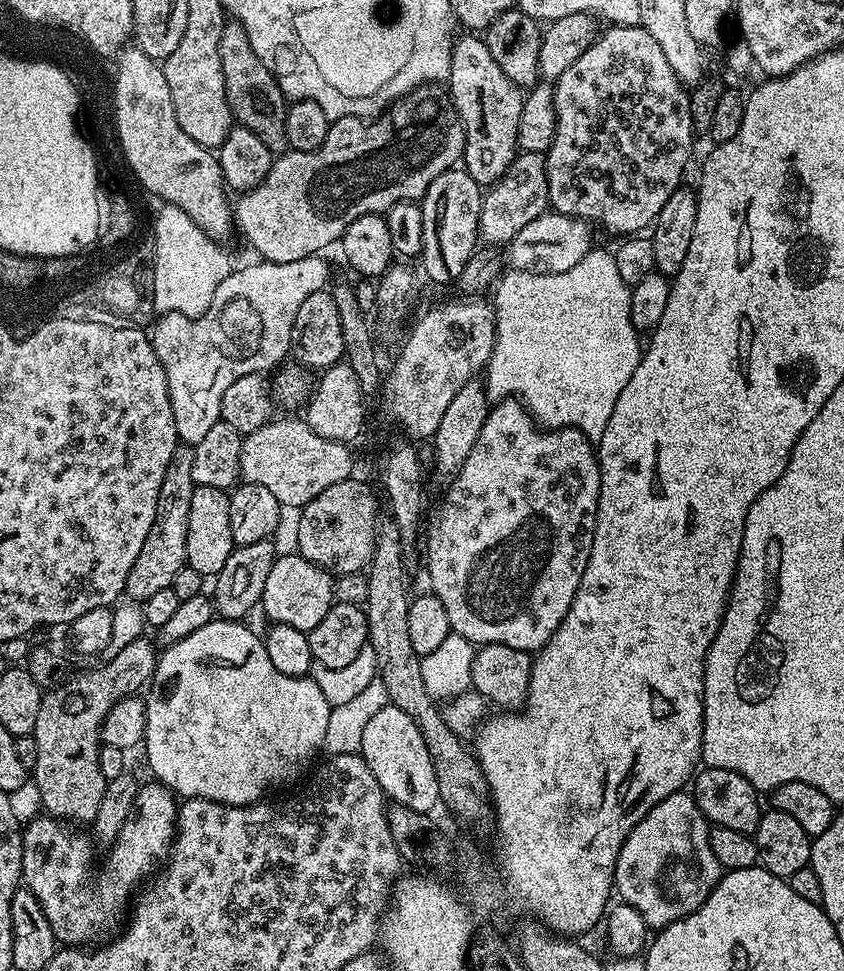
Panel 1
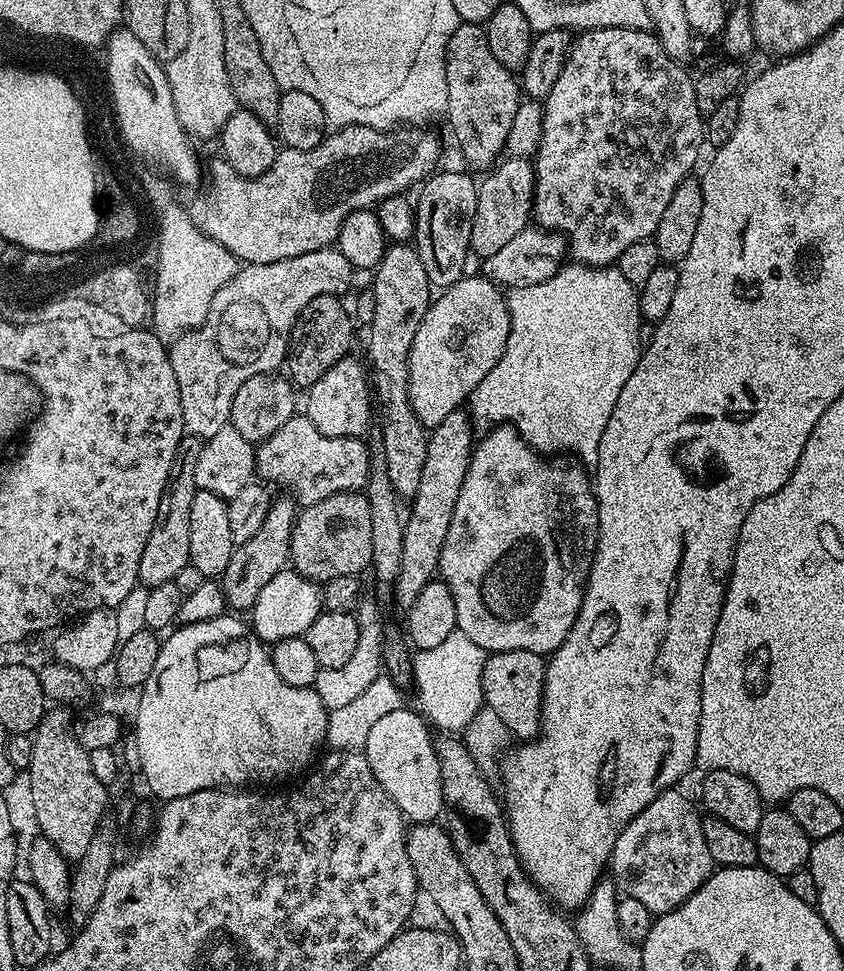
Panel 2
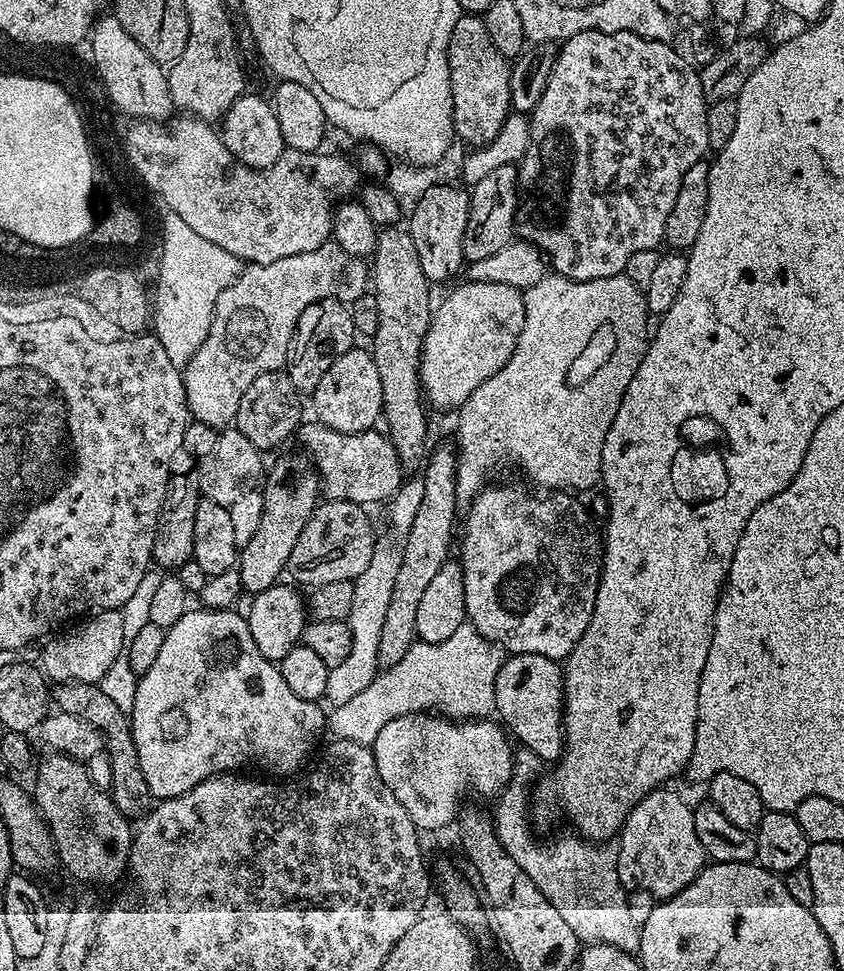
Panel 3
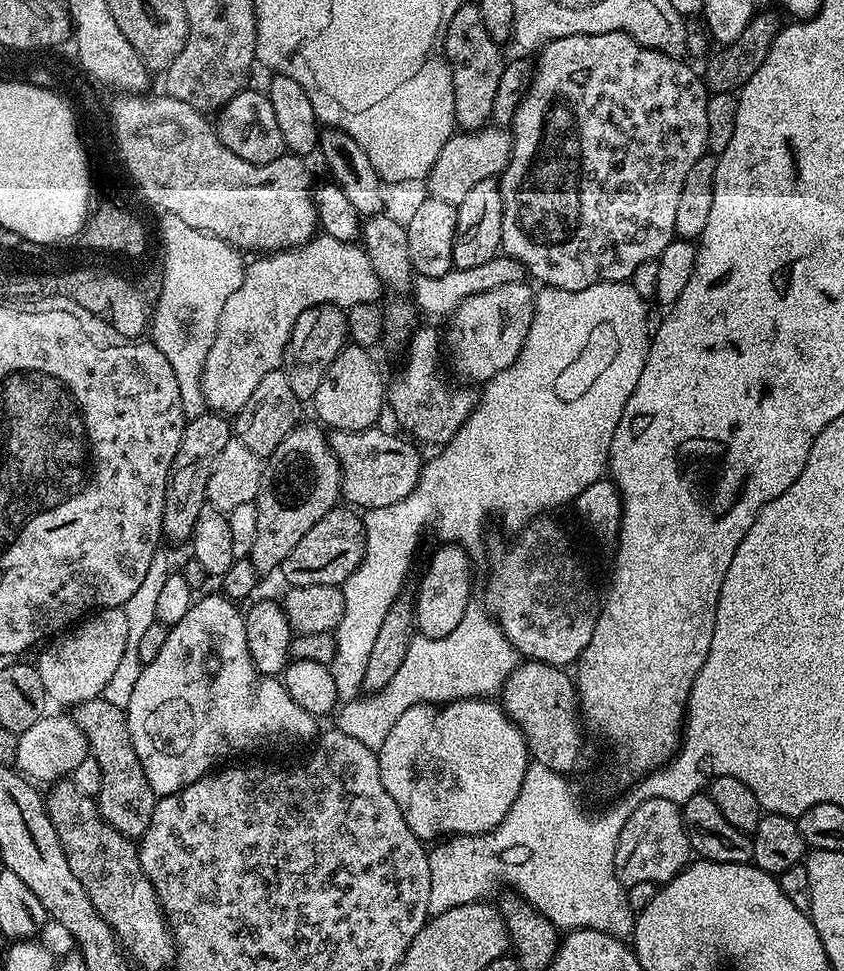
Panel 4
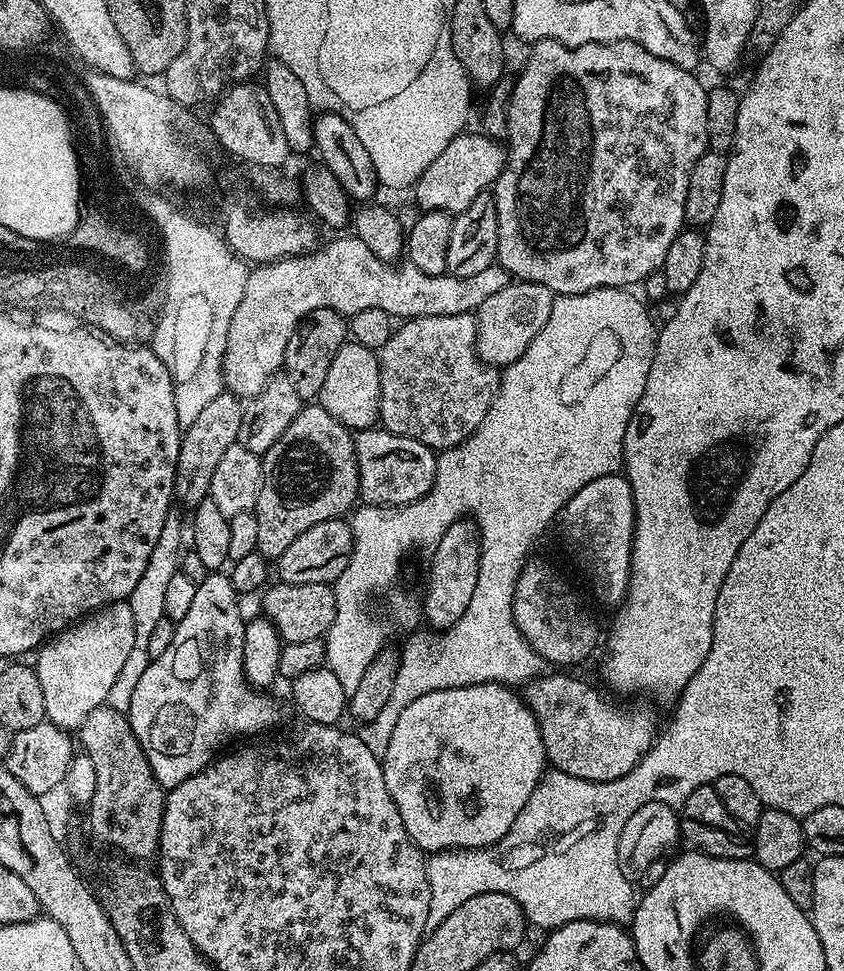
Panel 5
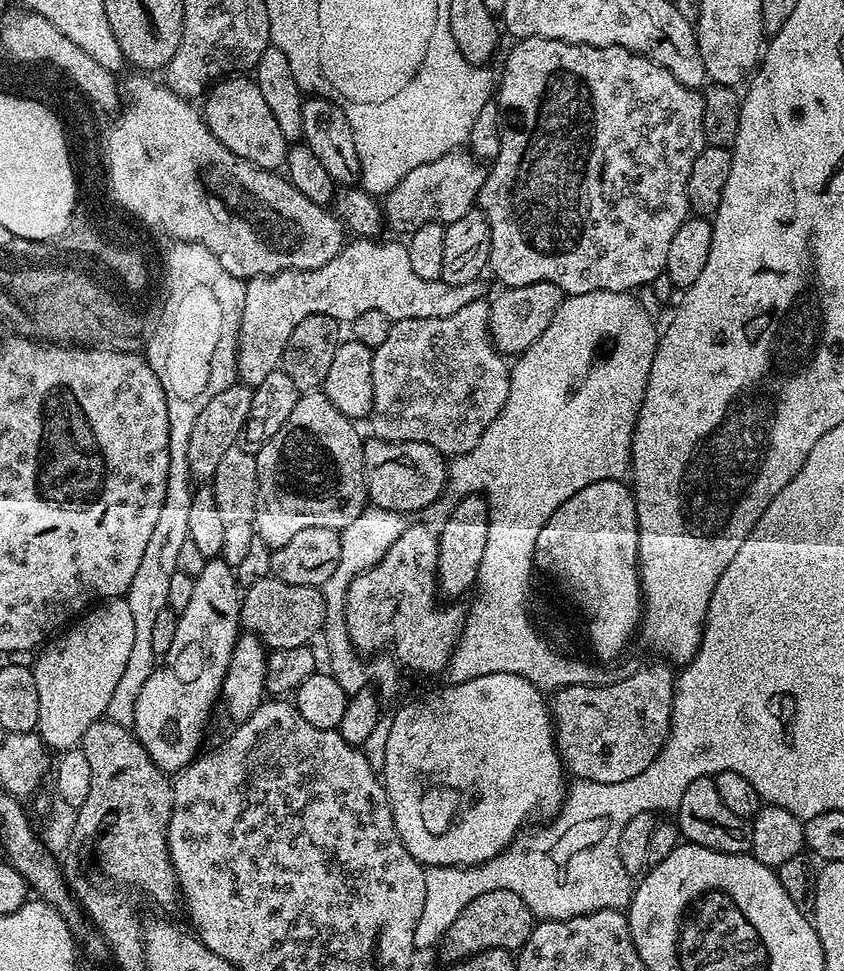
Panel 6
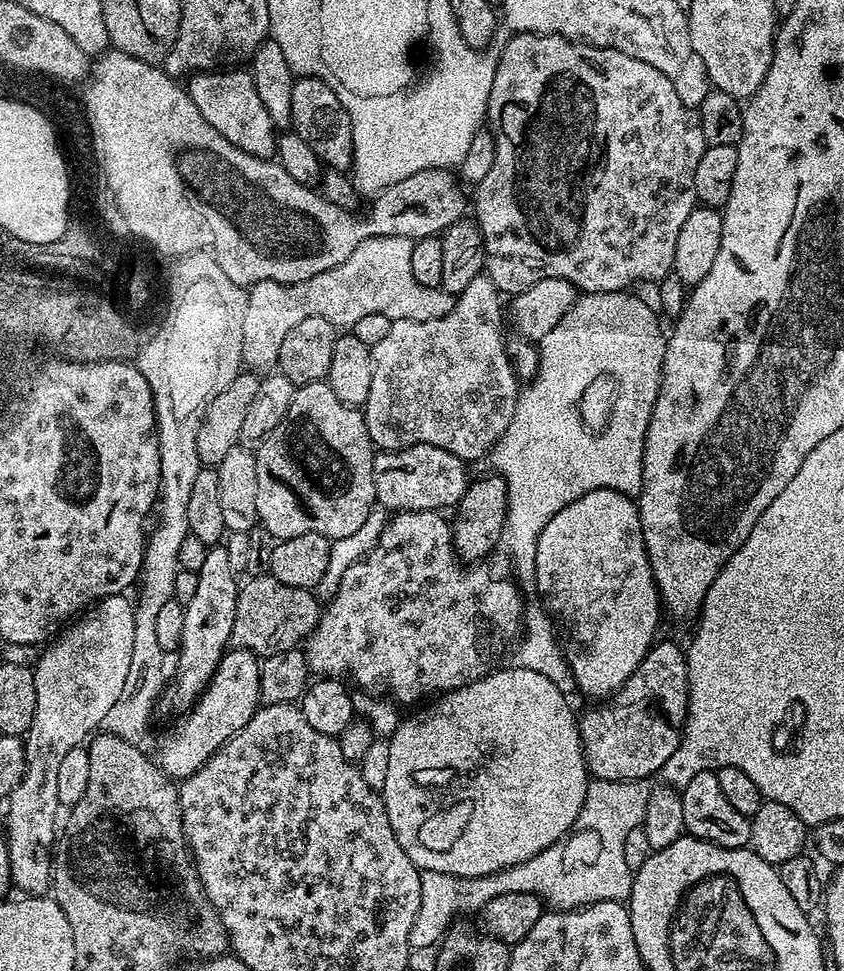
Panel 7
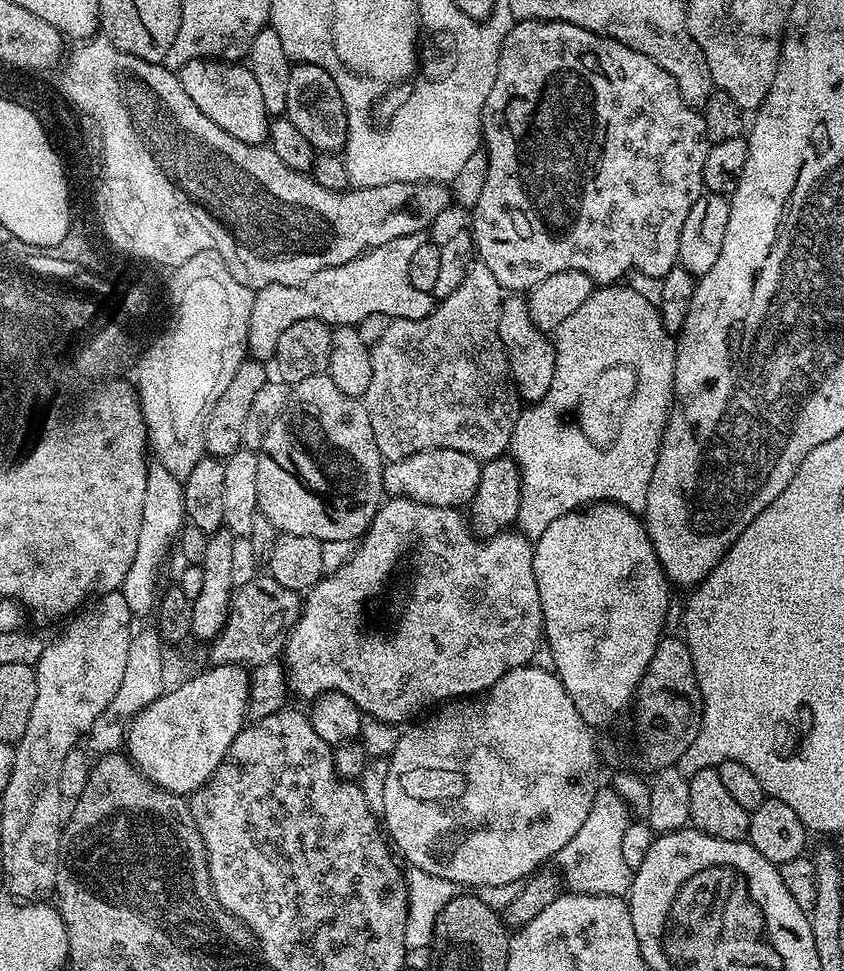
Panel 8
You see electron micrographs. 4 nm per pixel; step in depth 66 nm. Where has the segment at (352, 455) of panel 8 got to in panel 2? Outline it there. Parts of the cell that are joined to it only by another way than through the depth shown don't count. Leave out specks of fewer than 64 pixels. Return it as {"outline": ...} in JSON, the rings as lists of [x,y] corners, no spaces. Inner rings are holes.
{"outline":[[[277,495],[273,499],[270,510],[266,514],[266,522],[254,533],[254,538],[235,545],[230,554],[230,566],[226,566],[222,583],[228,599],[229,609],[250,610],[258,598],[258,594],[266,587],[266,582],[274,578],[274,574],[285,571],[290,560],[290,542],[292,527],[296,524],[298,505],[291,495]]]}

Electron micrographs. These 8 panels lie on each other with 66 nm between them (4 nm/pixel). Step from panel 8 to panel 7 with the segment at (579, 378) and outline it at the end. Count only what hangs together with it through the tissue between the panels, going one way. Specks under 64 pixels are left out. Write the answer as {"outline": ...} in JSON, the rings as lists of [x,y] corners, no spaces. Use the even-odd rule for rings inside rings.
{"outline":[[[631,291],[622,292],[589,292],[581,295],[575,306],[568,311],[538,342],[540,365],[535,376],[523,385],[516,400],[514,418],[510,426],[502,434],[502,438],[492,447],[490,461],[495,475],[501,476],[508,487],[508,509],[504,533],[500,535],[502,548],[512,555],[511,571],[521,585],[531,585],[536,578],[536,547],[542,530],[546,530],[546,522],[562,510],[562,506],[570,506],[574,498],[582,498],[582,494],[590,494],[590,490],[618,490],[622,494],[636,498],[642,490],[642,466],[644,465],[644,439],[650,426],[650,418],[654,410],[654,402],[658,398],[662,366],[666,354],[665,329],[660,329],[657,309],[631,296]],[[642,366],[642,398],[646,398],[646,408],[642,408],[642,424],[630,424],[630,438],[620,438],[620,442],[612,442],[612,458],[606,458],[606,446],[594,446],[594,436],[590,434],[592,427],[587,427],[580,417],[580,402],[584,392],[592,382],[602,378],[606,380],[612,370],[636,368]]]}

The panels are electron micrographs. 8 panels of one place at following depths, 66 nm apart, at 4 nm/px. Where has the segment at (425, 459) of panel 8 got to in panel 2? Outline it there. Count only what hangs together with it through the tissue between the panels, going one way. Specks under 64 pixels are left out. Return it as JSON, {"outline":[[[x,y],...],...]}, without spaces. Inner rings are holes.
{"outline":[[[297,414],[256,448],[256,476],[269,485],[285,484],[289,488],[285,489],[291,493],[297,505],[322,502],[322,498],[330,498],[330,494],[355,492],[368,483],[368,446],[360,438],[330,438],[322,434],[322,430],[318,430],[307,415]]]}

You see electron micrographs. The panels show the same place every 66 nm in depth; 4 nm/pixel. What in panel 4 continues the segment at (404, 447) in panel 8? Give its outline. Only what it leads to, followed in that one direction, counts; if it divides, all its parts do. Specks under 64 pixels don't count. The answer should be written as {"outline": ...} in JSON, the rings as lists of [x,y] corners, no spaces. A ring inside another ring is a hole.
{"outline":[[[417,327],[406,345],[408,357],[396,377],[391,377],[386,388],[386,400],[390,412],[400,419],[403,431],[417,441],[443,446],[450,443],[467,421],[476,406],[477,393],[468,388],[451,388],[440,373],[440,336],[432,328]],[[408,432],[409,433],[408,433]],[[412,435],[412,436],[411,436]],[[420,439],[420,440],[419,440]]]}

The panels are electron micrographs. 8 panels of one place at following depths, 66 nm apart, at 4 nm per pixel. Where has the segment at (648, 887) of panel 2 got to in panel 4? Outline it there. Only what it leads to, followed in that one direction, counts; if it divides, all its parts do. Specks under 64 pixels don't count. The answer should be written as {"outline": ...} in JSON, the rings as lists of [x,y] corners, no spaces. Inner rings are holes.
{"outline":[[[650,798],[630,814],[616,847],[616,873],[626,886],[652,882],[657,886],[673,880],[693,859],[692,843],[684,829],[681,805],[666,798]]]}

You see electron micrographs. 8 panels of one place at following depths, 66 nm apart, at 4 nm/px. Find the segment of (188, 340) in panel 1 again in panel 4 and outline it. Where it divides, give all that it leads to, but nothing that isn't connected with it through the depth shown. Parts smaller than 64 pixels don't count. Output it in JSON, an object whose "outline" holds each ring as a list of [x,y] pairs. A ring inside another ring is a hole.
{"outline":[[[317,234],[297,248],[286,248],[271,254],[261,255],[244,269],[242,286],[230,294],[226,306],[222,306],[222,314],[218,318],[216,337],[206,354],[204,373],[200,379],[200,389],[204,392],[205,405],[211,411],[221,414],[235,414],[246,406],[250,394],[254,394],[258,382],[266,378],[266,374],[277,371],[283,365],[284,351],[288,349],[288,340],[294,330],[294,322],[298,322],[298,314],[302,314],[315,304],[336,304],[345,310],[362,302],[376,302],[381,298],[382,285],[374,266],[370,266],[370,258],[359,243],[347,244],[338,242],[338,238],[330,238]]]}

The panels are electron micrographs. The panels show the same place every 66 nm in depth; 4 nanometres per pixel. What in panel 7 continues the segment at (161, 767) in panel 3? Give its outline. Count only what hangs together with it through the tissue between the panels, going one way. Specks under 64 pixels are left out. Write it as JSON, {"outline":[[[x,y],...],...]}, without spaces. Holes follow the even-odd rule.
{"outline":[[[209,550],[202,565],[200,585],[191,602],[184,605],[184,643],[176,664],[176,689],[172,692],[172,704],[183,709],[191,705],[195,697],[208,687],[210,674],[224,656],[226,642],[232,638],[232,609],[234,607],[234,573],[227,550]],[[220,551],[220,552],[216,552]],[[225,644],[225,645],[224,645]],[[184,704],[184,705],[183,705]]]}

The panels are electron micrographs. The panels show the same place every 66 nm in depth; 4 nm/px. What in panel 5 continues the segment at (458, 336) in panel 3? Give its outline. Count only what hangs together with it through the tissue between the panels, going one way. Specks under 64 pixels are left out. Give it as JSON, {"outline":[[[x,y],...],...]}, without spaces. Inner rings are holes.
{"outline":[[[510,282],[505,288],[498,290],[498,294],[486,298],[486,302],[482,302],[482,306],[475,309],[474,312],[476,317],[476,353],[480,355],[481,360],[503,370],[518,358],[522,358],[522,354],[526,354],[530,342],[534,342],[538,330],[542,330],[542,326],[546,326],[546,318],[550,318],[553,299],[554,293],[550,289],[534,282]]]}

